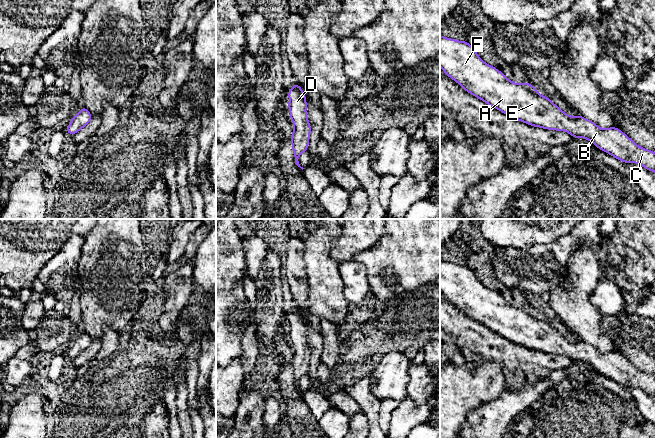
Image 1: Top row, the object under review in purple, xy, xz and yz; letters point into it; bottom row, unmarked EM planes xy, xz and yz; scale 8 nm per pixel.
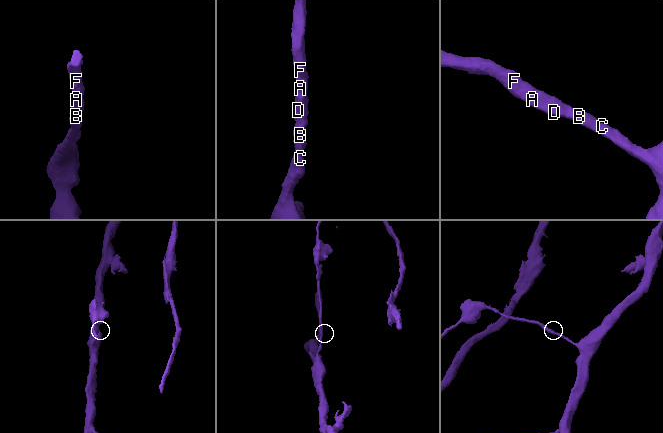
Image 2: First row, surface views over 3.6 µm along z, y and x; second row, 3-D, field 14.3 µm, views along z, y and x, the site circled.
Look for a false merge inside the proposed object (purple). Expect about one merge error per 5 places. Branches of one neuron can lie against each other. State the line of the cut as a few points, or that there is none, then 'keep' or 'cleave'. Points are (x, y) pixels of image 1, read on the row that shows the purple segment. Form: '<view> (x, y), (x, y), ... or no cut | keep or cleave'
no cut | keep

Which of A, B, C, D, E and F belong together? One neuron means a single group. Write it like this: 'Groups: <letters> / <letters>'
Groups: A B C D E F

